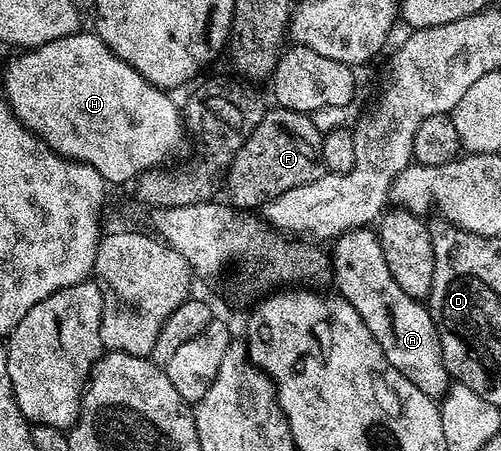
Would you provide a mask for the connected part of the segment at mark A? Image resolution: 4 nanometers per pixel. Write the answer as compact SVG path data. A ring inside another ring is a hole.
M369 226L351 228L336 237L332 241L331 247L333 247L331 277L333 276L334 282L337 283L336 291L348 304L355 306L355 310L359 314L359 318L363 318L367 330L371 330L375 342L379 342L387 362L391 362L391 366L395 366L395 370L399 370L399 374L403 374L411 382L415 382L415 386L419 386L419 390L423 390L423 394L434 398L444 397L451 387L451 377L449 371L445 369L445 359L441 353L441 343L435 322L431 318L428 307L422 301L411 298L411 294L406 294L399 287L399 282L395 282L395 274L391 274L391 270L387 270L387 258L383 258L381 239L378 238L376 231Z

